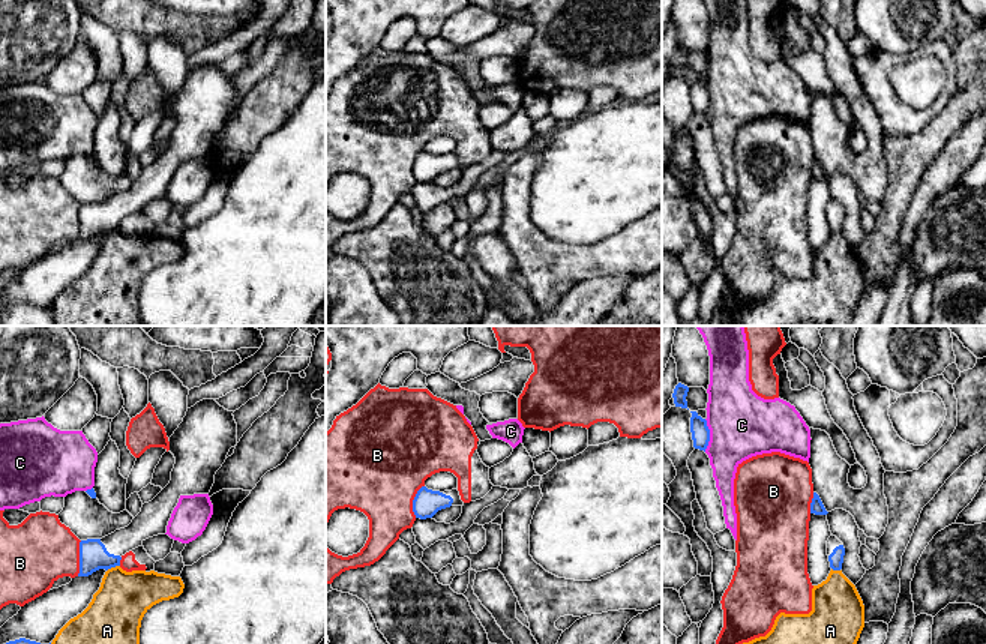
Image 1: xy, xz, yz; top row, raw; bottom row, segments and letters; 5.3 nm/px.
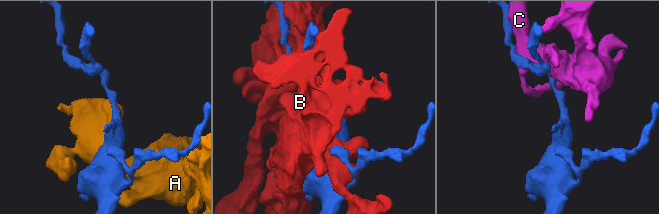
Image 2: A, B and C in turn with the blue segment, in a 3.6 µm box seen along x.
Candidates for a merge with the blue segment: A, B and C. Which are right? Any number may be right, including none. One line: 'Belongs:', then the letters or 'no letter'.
Belongs: no letter

